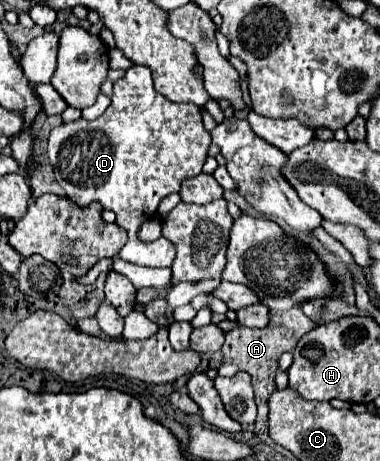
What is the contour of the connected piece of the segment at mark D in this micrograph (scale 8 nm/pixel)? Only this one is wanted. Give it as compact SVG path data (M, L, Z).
M133 65L123 79L113 87L111 105L95 121L71 121L55 127L49 135L49 161L55 169L59 185L65 189L67 197L79 207L99 201L103 209L111 209L117 215L117 223L129 233L127 247L119 251L123 261L145 265L145 267L171 267L175 261L175 245L160 237L147 242L139 239L141 225L157 213L157 205L163 197L179 193L181 181L201 173L201 167L207 159L207 149L211 145L211 135L203 127L201 109L193 103L171 103L167 97L159 95L153 87L151 71L143 65Z

